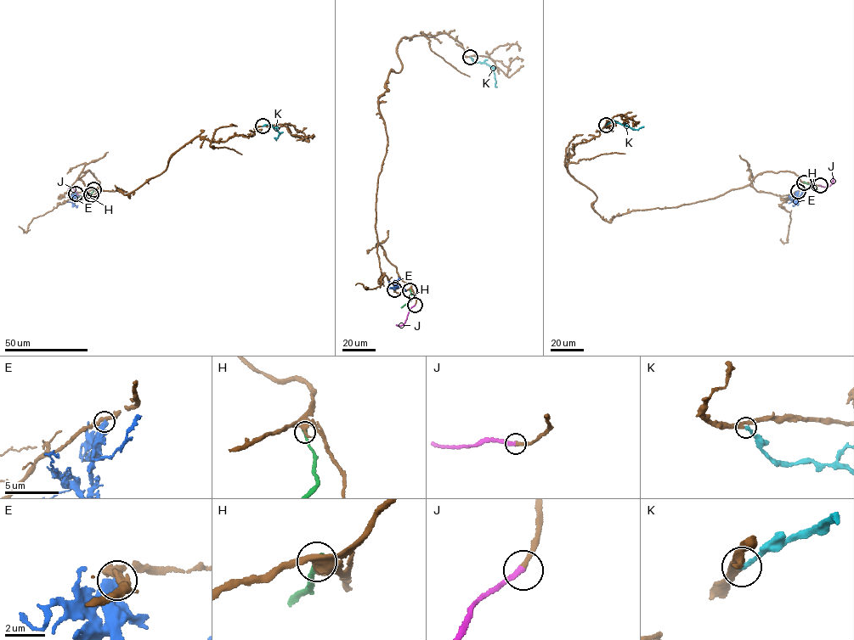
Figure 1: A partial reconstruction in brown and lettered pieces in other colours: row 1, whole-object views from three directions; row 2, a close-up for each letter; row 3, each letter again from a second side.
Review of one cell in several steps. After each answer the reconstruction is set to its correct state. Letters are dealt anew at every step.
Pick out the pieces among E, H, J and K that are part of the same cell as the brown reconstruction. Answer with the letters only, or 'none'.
J

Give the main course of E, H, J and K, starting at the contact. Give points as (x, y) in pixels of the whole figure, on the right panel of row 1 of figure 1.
E: (798, 191), (794, 203), (790, 195)
H: (804, 182), (817, 189)
J: (820, 185), (829, 186), (834, 180), (831, 182)
K: (606, 125), (614, 120), (632, 129), (643, 126)

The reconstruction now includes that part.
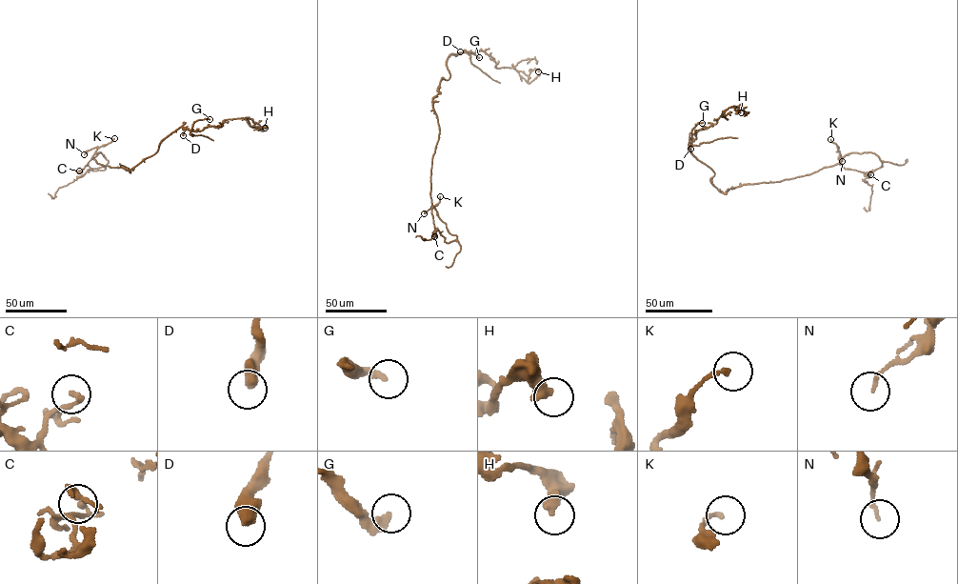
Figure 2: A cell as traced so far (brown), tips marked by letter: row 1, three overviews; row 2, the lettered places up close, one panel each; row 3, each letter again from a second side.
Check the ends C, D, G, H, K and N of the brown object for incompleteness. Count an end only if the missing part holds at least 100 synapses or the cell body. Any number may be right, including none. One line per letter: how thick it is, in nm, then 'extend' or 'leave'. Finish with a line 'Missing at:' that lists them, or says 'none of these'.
C: calibre 160 nm; leave
D: calibre 480 nm; leave
G: calibre 340 nm; leave
H: calibre 440 nm; leave
K: calibre 150 nm; leave
N: calibre 120 nm; leave
Missing at: none of these

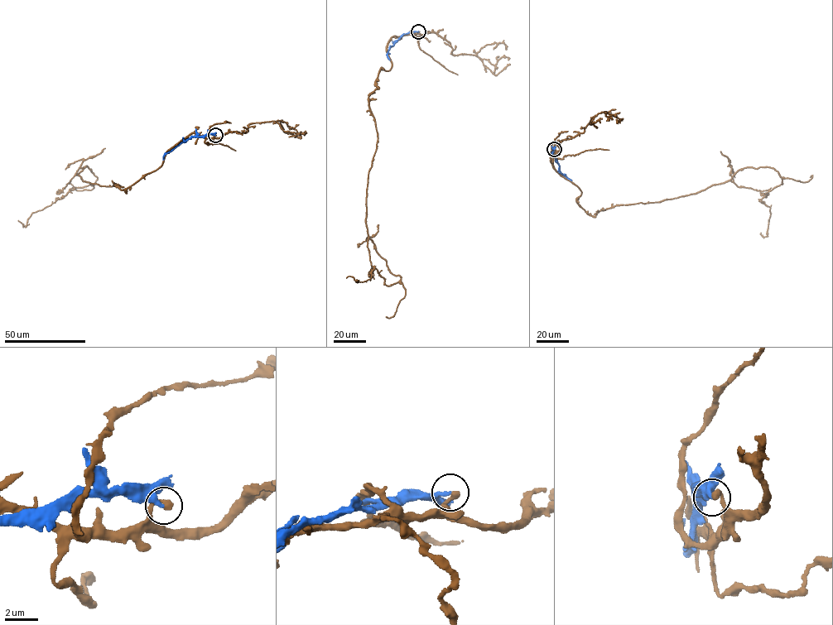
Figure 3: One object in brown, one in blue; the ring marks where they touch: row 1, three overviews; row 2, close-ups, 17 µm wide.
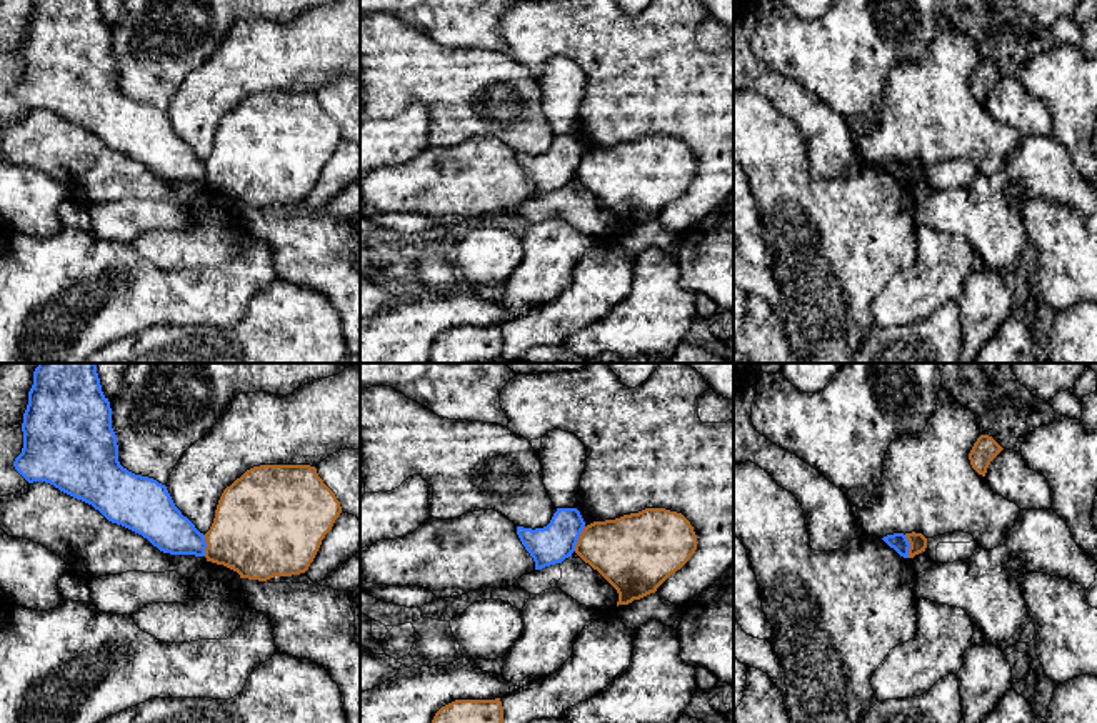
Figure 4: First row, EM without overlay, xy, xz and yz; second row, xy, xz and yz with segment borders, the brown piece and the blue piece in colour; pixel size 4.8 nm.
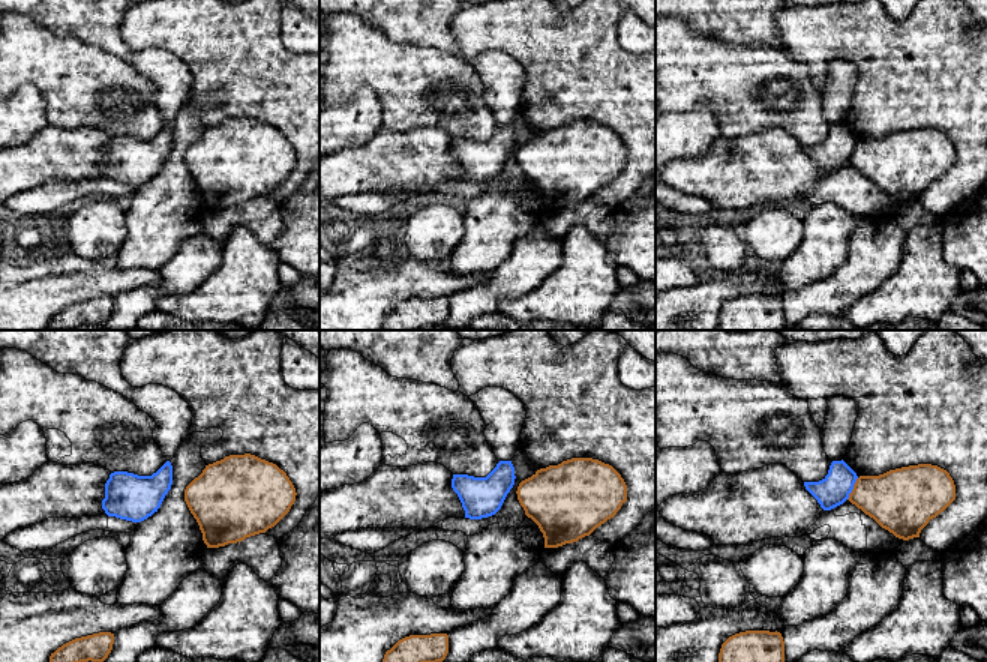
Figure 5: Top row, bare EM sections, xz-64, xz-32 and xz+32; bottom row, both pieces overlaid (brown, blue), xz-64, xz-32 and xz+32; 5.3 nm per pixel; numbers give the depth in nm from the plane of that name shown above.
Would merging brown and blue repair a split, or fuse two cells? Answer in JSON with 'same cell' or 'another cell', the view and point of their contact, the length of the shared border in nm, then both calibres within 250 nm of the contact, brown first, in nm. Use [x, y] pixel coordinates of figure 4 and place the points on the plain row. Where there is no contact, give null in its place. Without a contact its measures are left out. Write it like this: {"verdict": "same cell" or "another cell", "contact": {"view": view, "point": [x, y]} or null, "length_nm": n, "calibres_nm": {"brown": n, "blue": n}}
{"verdict": "another cell", "contact": {"view": "xz", "point": [579, 165]}, "length_nm": 140, "calibres_nm": {"brown": 340, "blue": 190}}

